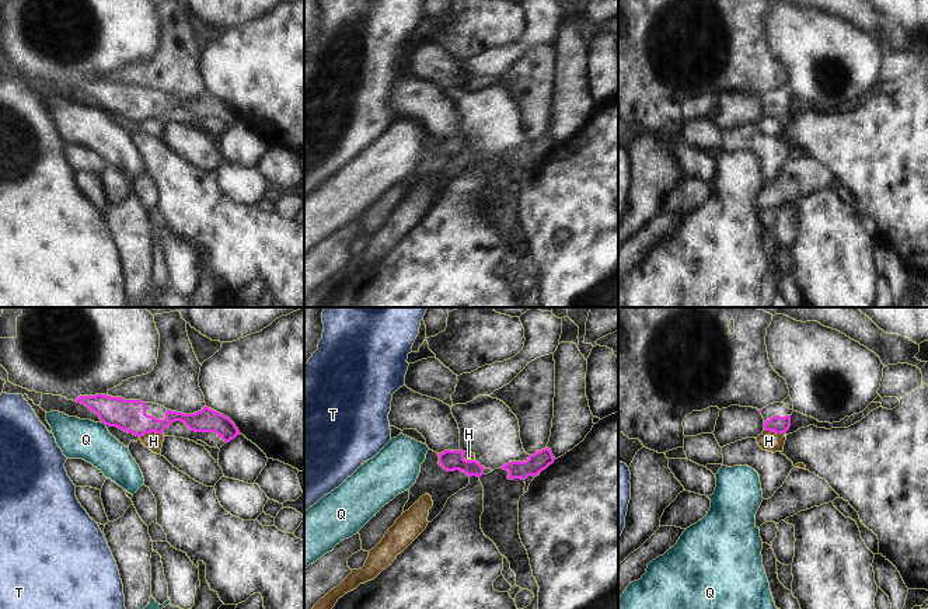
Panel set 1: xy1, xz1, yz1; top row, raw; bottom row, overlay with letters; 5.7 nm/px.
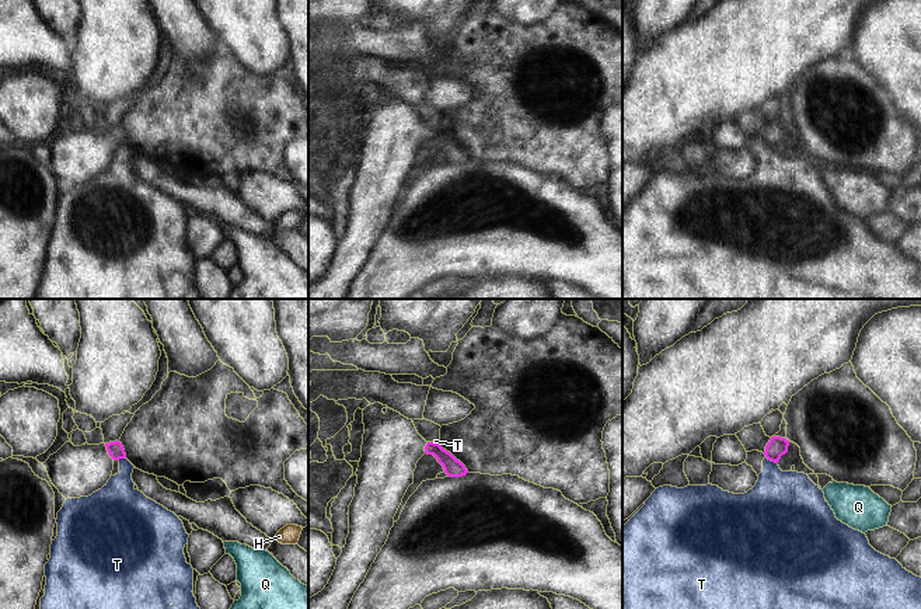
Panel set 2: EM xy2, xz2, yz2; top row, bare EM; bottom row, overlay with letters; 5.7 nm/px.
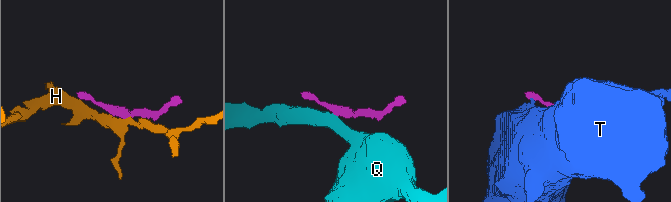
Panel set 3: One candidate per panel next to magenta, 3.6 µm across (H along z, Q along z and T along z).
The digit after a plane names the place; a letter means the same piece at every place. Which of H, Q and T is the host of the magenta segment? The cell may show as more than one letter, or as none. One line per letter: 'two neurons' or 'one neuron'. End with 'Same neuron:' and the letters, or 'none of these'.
H: two neurons
Q: two neurons
T: two neurons
Same neuron: none of these

